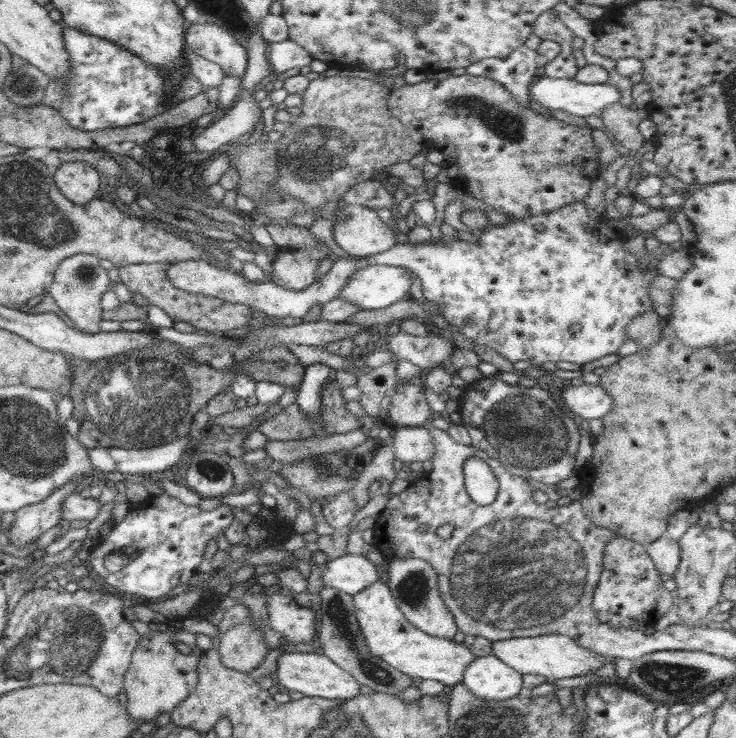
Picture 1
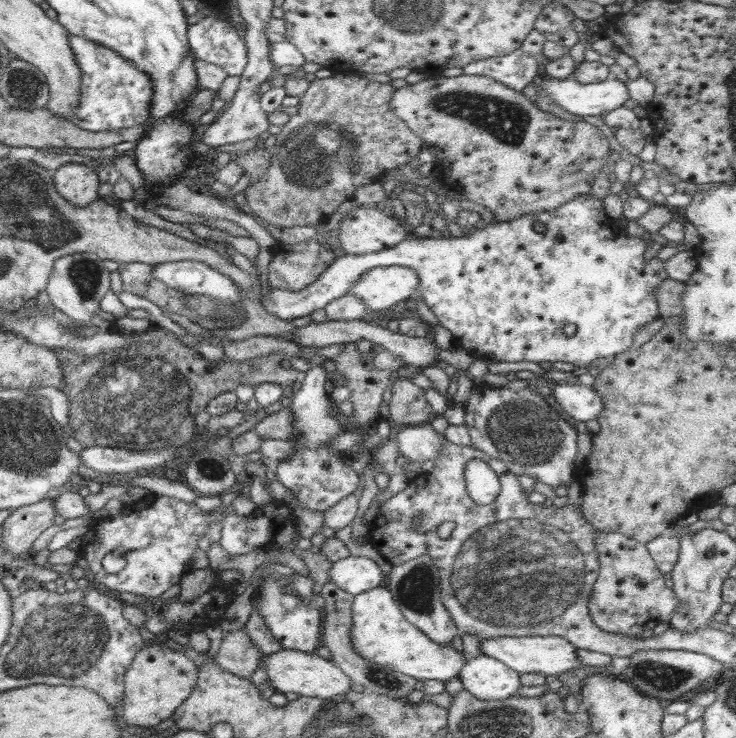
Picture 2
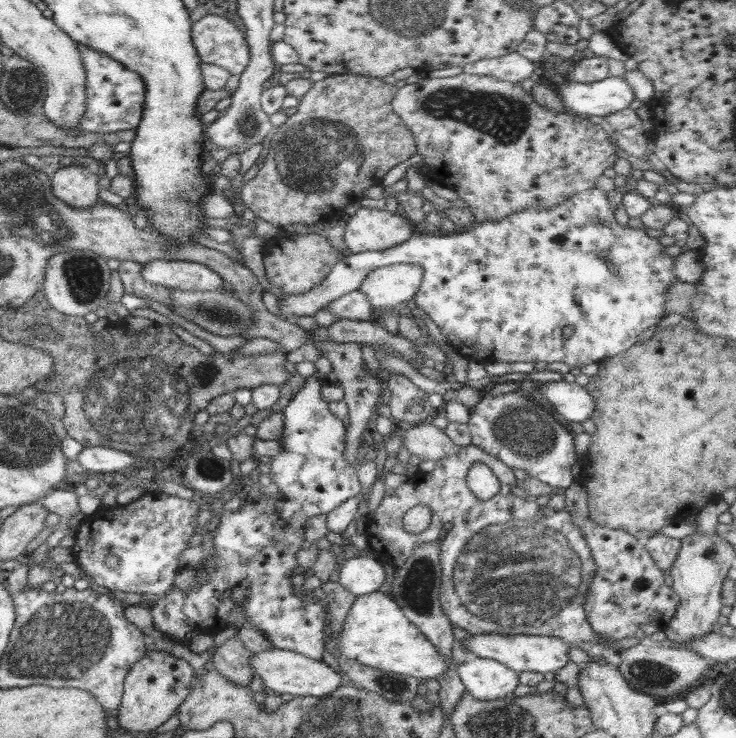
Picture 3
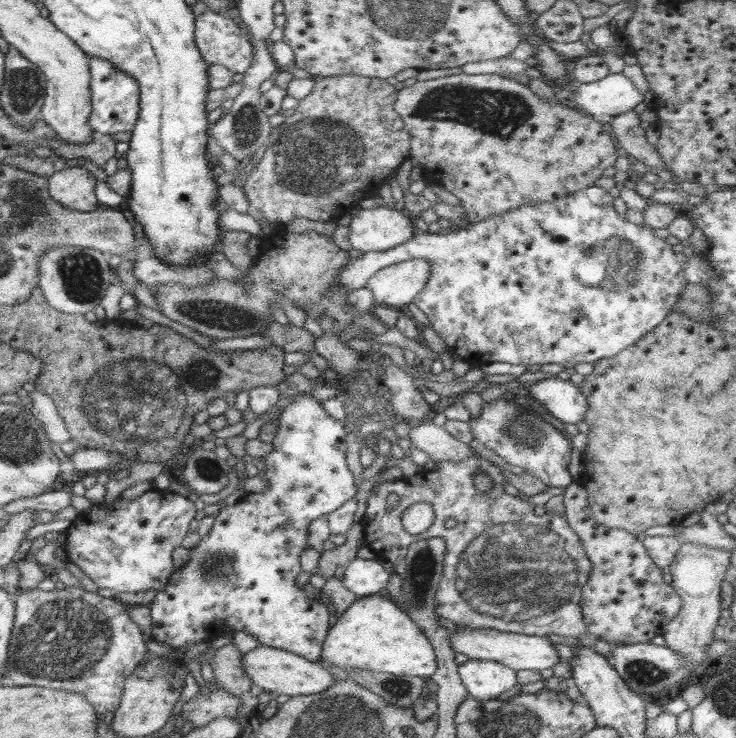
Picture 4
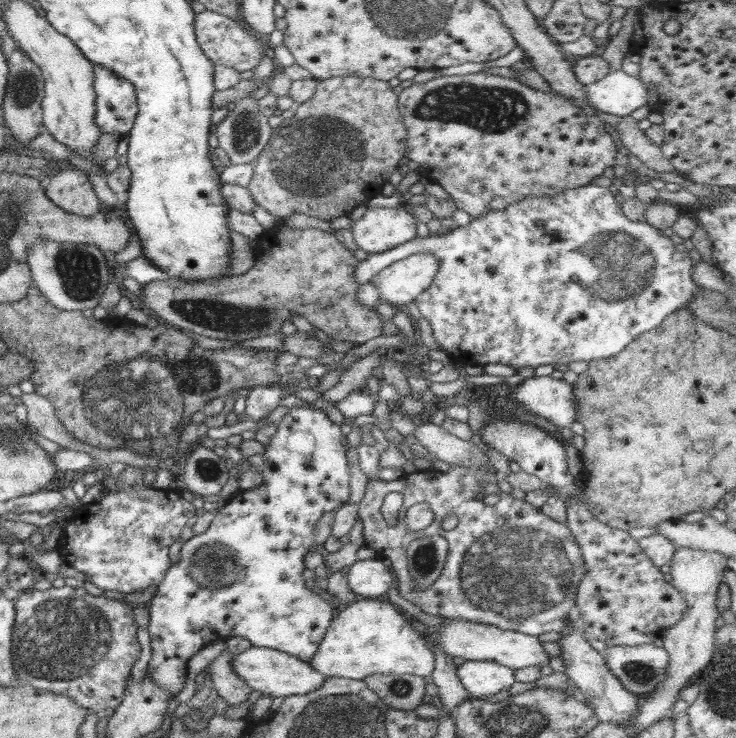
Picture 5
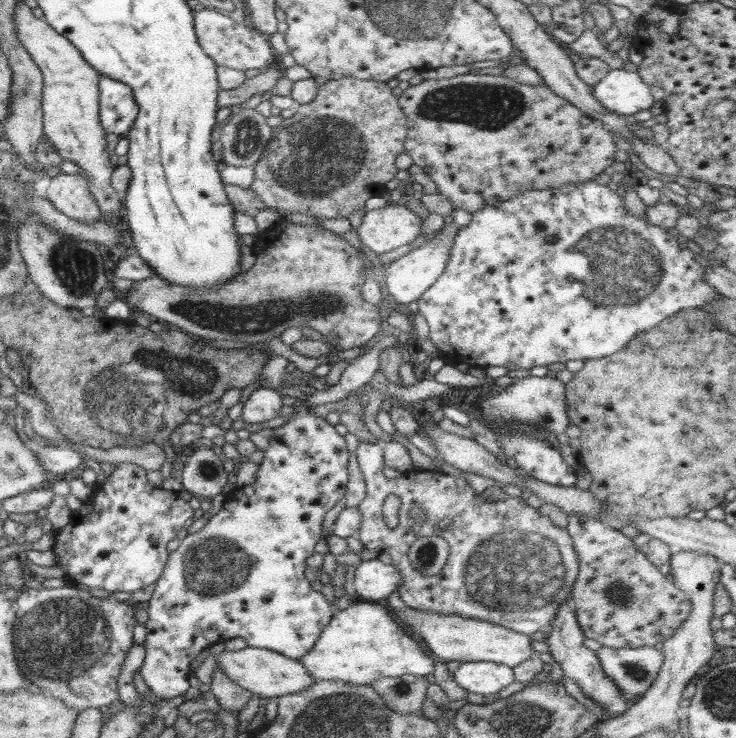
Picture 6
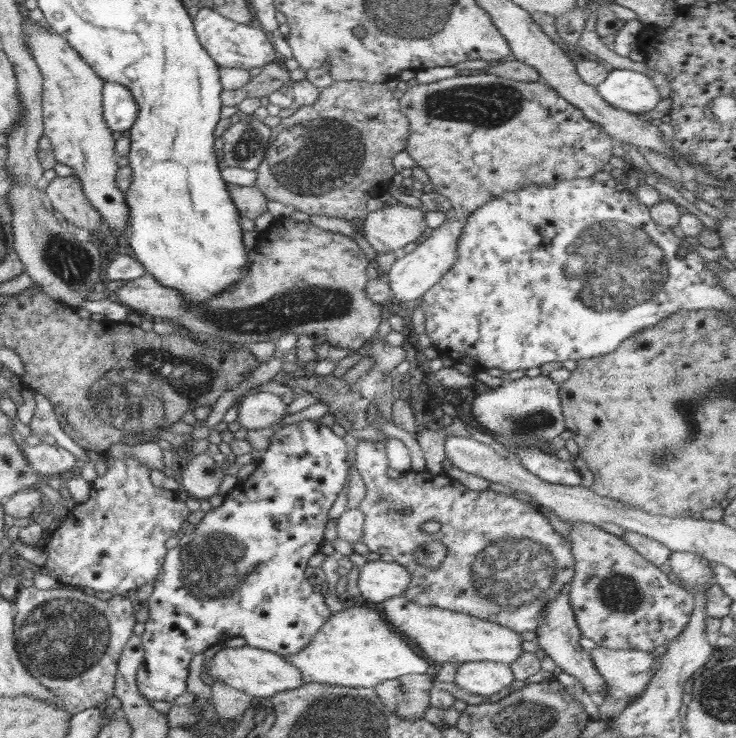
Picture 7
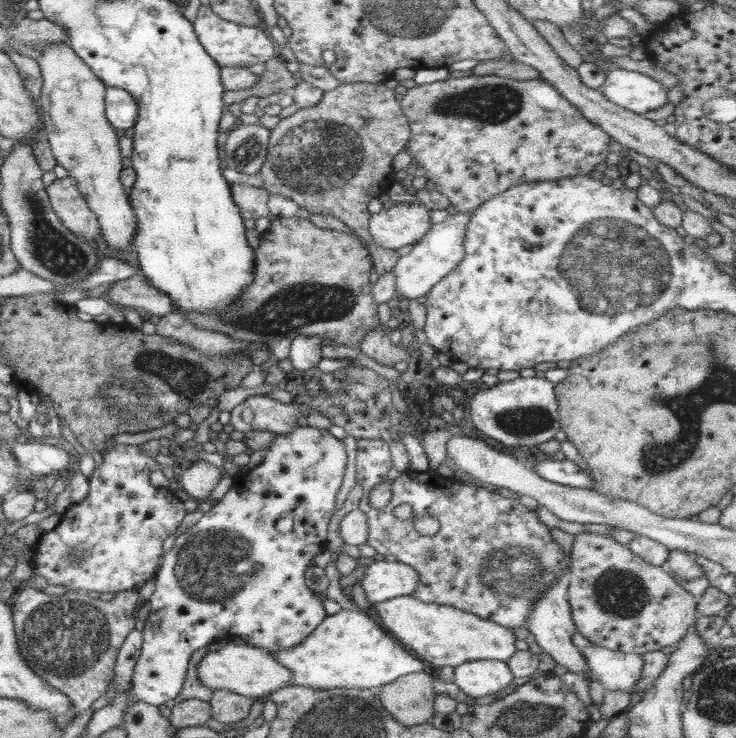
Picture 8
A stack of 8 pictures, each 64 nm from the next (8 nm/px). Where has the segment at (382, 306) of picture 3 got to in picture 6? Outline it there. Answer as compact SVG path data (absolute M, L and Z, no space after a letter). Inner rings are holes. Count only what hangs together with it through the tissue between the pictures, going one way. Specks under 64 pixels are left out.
M454 222L445 224L442 230L428 236L426 245L412 249L408 254L384 266L384 281L388 288L388 296L392 296L392 305L407 305L409 302L417 301L420 295L442 275L456 231L458 224Z

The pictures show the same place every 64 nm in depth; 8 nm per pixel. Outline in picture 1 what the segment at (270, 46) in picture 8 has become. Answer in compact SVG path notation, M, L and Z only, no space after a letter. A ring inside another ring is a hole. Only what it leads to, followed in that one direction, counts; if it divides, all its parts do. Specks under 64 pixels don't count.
M200 22L185 31L185 42L196 54L220 65L230 76L242 76L247 68L247 52L232 36L232 32L219 24Z

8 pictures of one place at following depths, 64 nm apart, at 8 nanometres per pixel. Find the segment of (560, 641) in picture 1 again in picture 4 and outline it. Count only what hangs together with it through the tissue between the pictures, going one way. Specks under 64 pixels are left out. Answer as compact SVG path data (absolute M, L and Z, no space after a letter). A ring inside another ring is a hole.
M458 626L459 631L451 635L451 644L454 651L462 653L469 659L480 659L494 662L503 662L516 672L522 670L544 671L553 669L554 666L562 662L562 658L556 652L556 646L547 637L529 636L519 633L500 633L496 630L483 629L471 630L465 626Z

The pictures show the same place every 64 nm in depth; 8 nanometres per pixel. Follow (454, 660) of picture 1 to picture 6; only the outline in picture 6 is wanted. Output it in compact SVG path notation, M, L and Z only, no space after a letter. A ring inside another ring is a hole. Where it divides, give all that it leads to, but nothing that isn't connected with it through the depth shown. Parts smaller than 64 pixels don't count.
M356 598L346 610L336 610L333 618L326 629L322 632L319 642L316 642L314 649L302 659L302 665L315 680L340 680L347 684L360 684L371 686L374 680L380 676L403 676L412 674L415 676L430 677L435 670L435 659L428 652L425 646L414 635L410 634L407 628L396 619L393 612L384 603L365 601Z

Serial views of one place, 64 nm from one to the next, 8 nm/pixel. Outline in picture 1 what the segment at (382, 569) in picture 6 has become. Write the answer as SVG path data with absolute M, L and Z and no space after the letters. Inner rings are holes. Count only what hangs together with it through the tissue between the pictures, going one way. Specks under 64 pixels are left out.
M346 554L326 562L322 575L325 586L349 595L359 593L382 578L382 570L367 557L356 554Z

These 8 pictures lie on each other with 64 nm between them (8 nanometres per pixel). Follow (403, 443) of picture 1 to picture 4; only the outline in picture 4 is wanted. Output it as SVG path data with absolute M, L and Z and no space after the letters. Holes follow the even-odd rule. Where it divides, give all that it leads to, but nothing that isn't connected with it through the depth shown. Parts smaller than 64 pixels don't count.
M424 421L419 426L410 429L408 433L411 446L428 454L431 460L460 462L472 455L472 448L456 440L452 434L446 432L443 426Z

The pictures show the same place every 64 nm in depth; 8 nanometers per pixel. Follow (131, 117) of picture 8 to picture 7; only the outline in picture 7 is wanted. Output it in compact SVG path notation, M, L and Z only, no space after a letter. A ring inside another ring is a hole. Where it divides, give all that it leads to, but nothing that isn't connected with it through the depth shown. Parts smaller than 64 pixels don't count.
M104 81L102 106L105 126L112 133L131 130L138 116L138 105L130 89L116 82Z

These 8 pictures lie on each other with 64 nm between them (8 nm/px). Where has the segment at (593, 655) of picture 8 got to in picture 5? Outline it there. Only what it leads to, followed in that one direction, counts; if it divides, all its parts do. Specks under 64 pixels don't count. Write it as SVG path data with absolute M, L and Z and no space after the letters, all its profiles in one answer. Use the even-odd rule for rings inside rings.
M654 643L610 646L600 654L624 688L639 697L656 691L667 680L670 656Z

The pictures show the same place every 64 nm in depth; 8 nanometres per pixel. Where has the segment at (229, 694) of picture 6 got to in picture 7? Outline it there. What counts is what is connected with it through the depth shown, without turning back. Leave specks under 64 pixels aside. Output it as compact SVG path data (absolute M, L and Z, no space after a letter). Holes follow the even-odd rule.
M215 680L212 688L212 704L216 714L225 720L240 720L248 706L250 706L253 696L238 691L232 686L226 685L222 680Z

